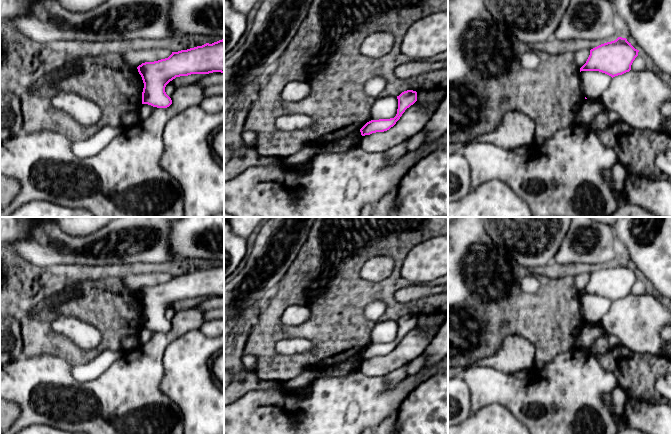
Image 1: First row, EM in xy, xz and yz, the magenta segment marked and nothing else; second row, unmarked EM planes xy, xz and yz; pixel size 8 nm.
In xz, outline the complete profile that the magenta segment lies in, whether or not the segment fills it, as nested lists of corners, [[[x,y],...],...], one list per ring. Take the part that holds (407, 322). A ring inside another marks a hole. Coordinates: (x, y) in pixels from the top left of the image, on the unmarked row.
[[[413,314],[404,315],[399,320],[397,320],[397,323],[398,333],[396,340],[390,343],[371,344],[367,346],[360,353],[362,360],[370,359],[376,356],[384,356],[393,351],[405,336],[405,334],[417,325],[417,316]]]

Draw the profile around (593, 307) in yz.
[[[581,295],[580,309],[584,321],[597,324],[609,311],[612,301],[599,295]]]

